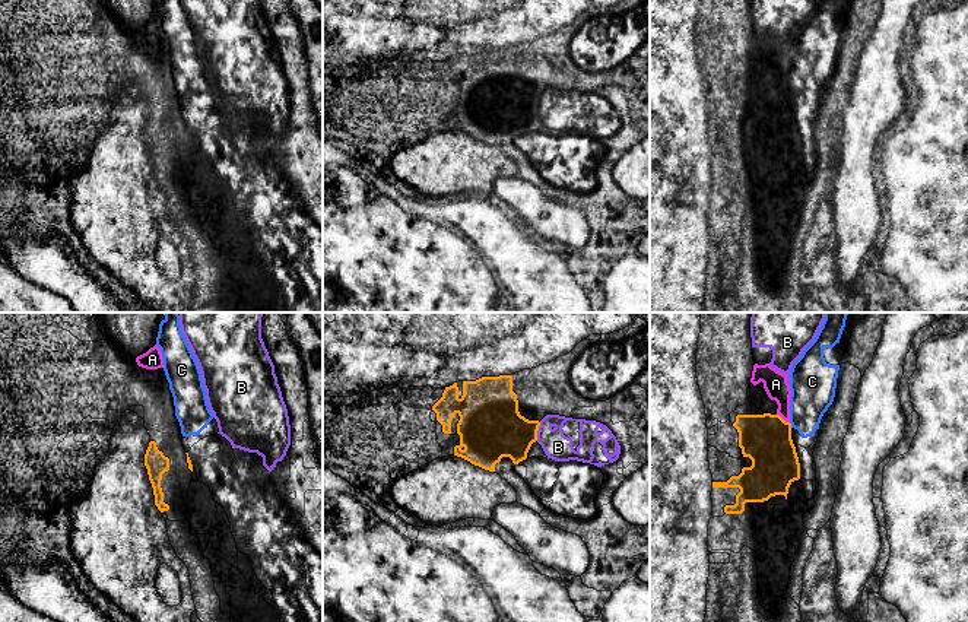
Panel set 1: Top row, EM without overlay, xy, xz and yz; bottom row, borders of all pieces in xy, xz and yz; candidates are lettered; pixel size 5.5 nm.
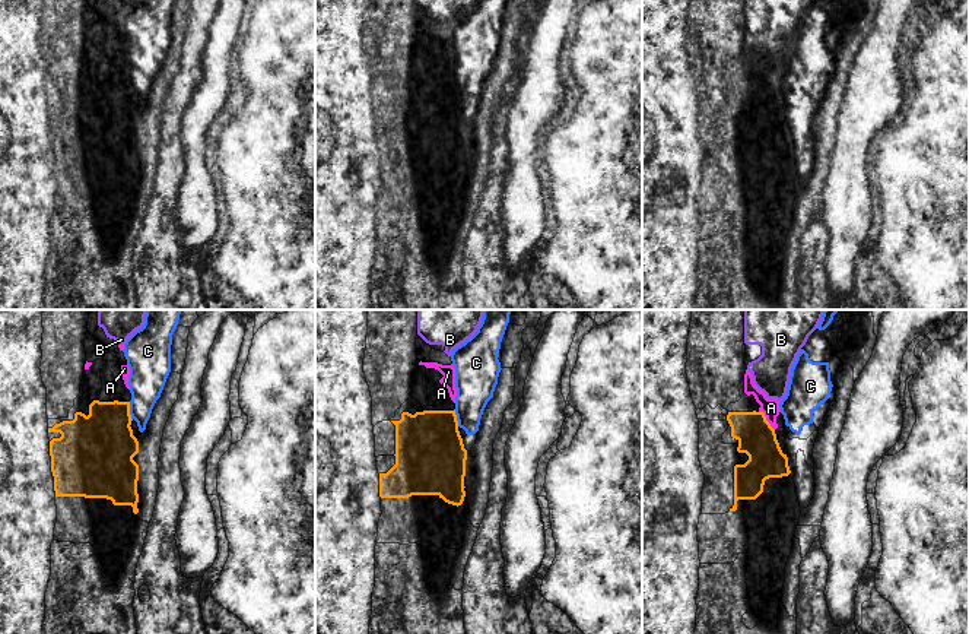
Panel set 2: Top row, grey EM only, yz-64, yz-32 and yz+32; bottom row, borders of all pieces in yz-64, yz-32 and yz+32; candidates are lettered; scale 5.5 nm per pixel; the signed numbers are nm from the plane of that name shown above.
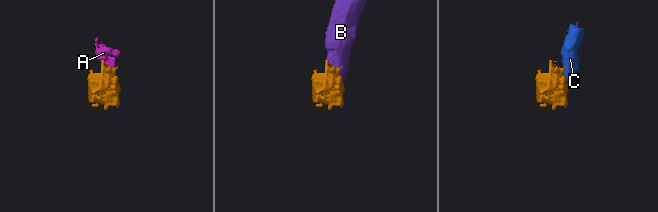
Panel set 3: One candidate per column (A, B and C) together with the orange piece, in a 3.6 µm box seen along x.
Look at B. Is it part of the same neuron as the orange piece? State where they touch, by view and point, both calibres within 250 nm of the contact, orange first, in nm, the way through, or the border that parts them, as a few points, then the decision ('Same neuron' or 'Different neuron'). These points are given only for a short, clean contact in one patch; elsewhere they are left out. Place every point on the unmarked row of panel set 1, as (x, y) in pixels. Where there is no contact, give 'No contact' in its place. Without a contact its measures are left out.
Touches orange at xz (536, 104). Thickness 360 nm (orange) against 150 nm. Boundary: xz (540, 95), (536, 113). Different neuron

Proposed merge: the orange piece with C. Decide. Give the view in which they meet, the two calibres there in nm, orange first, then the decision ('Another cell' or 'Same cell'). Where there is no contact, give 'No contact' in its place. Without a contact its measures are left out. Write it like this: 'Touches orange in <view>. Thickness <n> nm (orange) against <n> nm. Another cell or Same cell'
Touches orange in yz. Thickness 280 nm (orange) against 240 nm. Another cell

